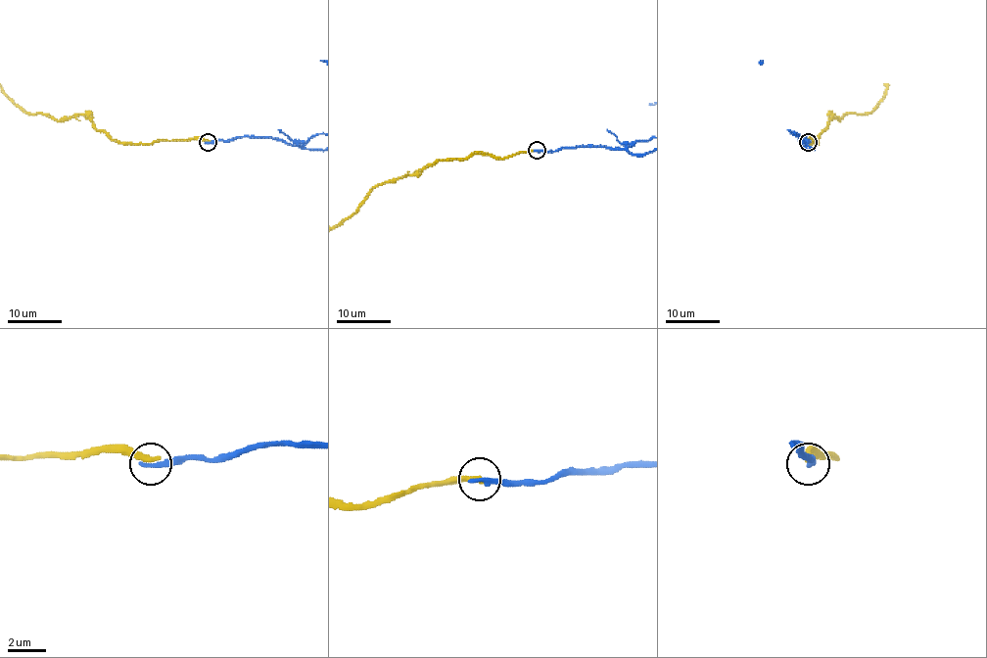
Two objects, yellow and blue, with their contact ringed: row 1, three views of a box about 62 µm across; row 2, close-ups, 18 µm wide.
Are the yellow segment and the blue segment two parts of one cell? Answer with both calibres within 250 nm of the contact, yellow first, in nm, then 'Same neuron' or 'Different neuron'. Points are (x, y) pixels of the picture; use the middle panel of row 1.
Thickness 320 nm (yellow) against 300 nm. Different neuron

